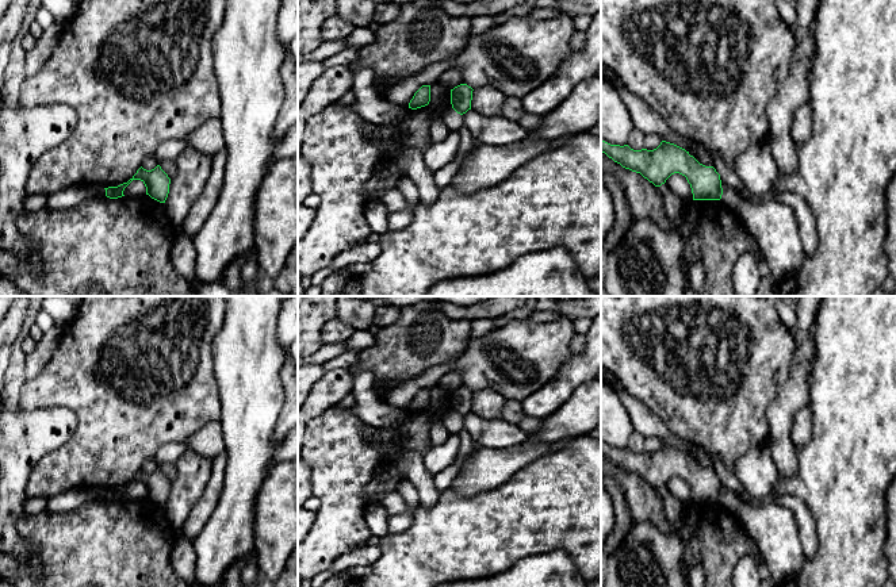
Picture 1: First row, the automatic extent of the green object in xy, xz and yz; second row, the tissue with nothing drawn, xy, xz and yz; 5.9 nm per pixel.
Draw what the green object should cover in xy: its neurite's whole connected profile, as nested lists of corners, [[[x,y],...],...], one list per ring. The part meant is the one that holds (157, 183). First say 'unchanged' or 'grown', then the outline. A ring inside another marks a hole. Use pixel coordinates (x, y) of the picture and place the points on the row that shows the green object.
unchanged | [[[157,165],[152,170],[146,170],[141,166],[127,183],[123,183],[118,187],[104,188],[106,196],[110,199],[118,199],[125,196],[123,191],[133,180],[141,180],[146,187],[146,195],[149,195],[152,199],[160,203],[165,203],[169,193],[171,179],[161,169],[160,165]]]

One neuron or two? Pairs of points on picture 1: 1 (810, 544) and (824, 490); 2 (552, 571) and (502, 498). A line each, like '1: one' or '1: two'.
1: two
2: two

